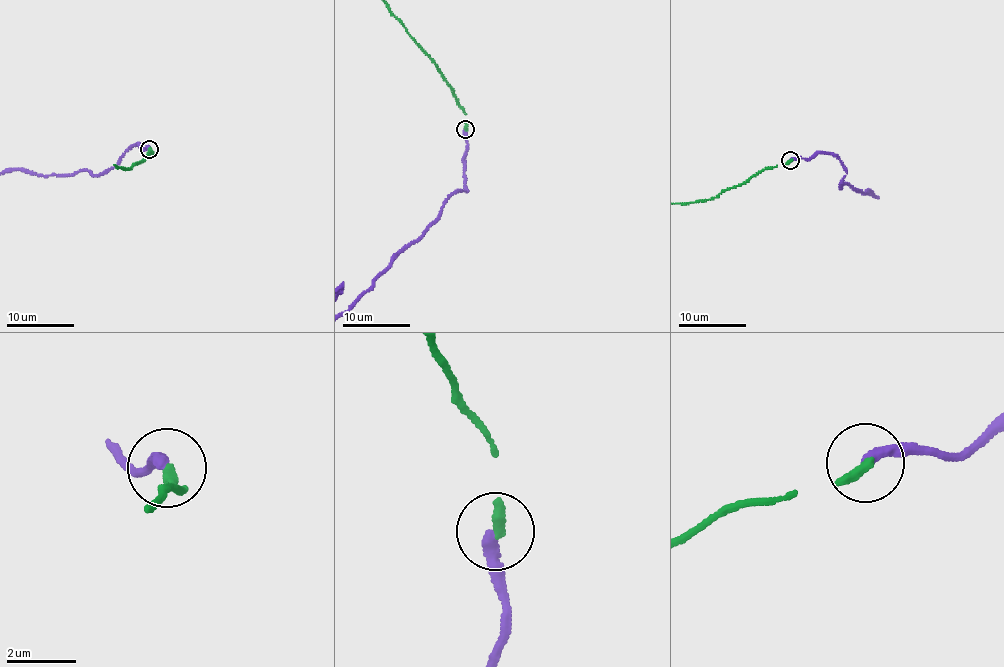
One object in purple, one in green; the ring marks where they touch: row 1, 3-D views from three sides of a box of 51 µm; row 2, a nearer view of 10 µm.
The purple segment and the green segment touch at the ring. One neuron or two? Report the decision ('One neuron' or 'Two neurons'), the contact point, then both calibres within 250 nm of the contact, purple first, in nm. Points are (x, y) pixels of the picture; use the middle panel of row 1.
Two neurons. Place: (465, 129). Thickness 320 nm (purple) against 300 nm

